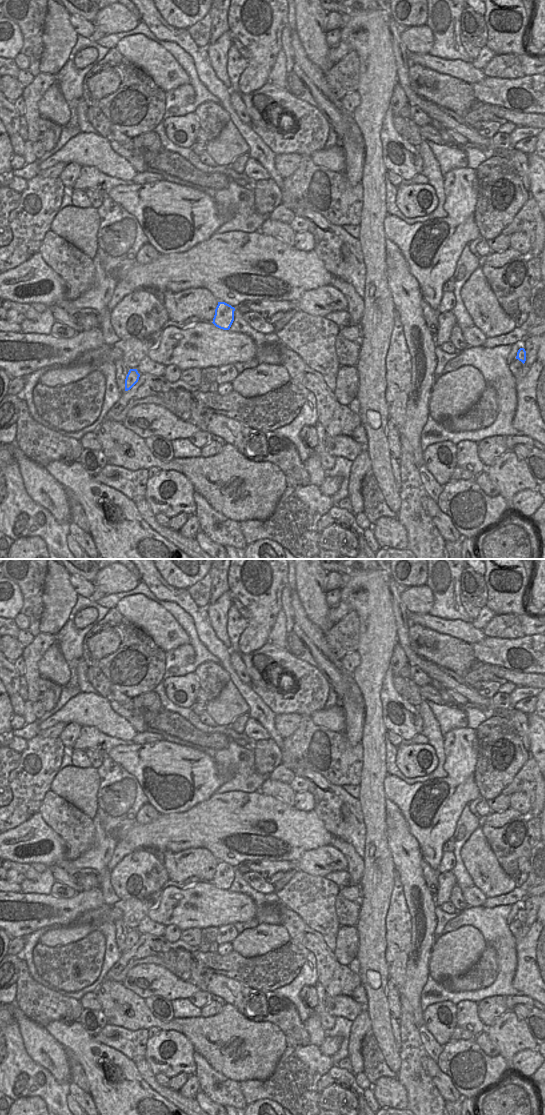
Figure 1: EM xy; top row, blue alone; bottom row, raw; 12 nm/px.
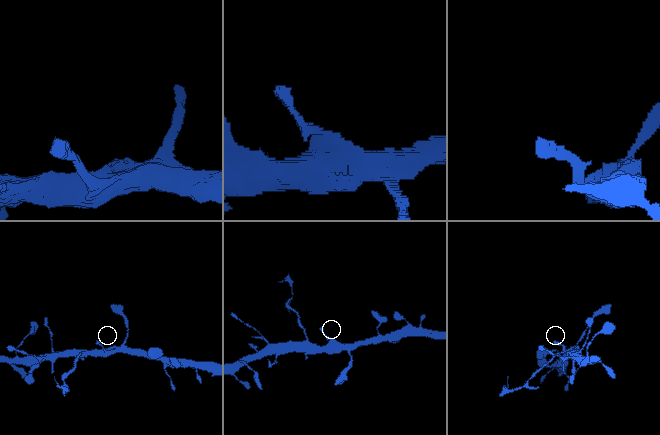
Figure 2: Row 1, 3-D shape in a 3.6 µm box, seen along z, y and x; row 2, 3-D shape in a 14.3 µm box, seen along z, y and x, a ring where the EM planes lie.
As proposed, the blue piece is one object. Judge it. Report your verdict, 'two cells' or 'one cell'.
two cells

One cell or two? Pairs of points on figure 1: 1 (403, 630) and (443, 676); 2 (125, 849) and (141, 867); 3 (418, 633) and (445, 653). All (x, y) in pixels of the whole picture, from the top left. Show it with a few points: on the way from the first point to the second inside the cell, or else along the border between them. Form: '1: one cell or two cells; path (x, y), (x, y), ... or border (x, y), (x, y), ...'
1: one cell; path (405, 644), (409, 652), (418, 661), (429, 668)
2: two cells; border (132, 850), (111, 869)
3: one cell; path (426, 639), (436, 639), (439, 641), (439, 645)

